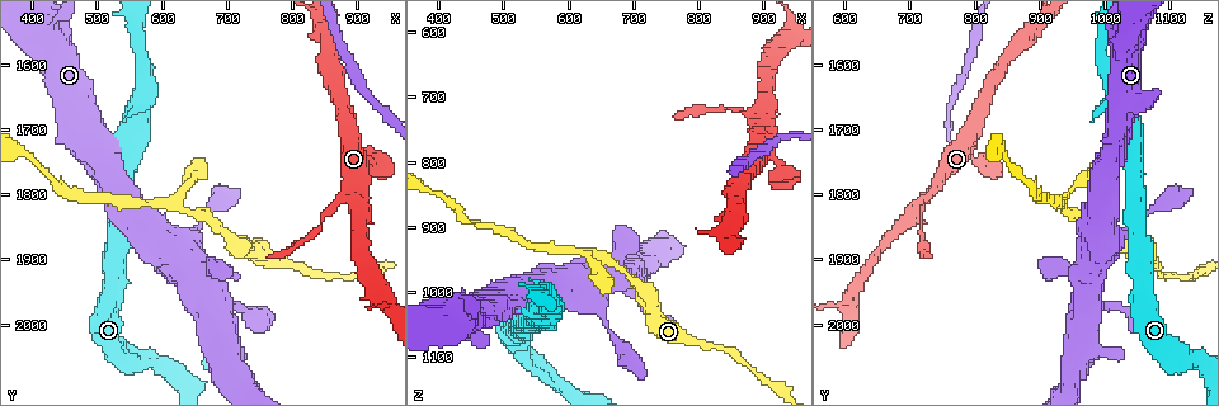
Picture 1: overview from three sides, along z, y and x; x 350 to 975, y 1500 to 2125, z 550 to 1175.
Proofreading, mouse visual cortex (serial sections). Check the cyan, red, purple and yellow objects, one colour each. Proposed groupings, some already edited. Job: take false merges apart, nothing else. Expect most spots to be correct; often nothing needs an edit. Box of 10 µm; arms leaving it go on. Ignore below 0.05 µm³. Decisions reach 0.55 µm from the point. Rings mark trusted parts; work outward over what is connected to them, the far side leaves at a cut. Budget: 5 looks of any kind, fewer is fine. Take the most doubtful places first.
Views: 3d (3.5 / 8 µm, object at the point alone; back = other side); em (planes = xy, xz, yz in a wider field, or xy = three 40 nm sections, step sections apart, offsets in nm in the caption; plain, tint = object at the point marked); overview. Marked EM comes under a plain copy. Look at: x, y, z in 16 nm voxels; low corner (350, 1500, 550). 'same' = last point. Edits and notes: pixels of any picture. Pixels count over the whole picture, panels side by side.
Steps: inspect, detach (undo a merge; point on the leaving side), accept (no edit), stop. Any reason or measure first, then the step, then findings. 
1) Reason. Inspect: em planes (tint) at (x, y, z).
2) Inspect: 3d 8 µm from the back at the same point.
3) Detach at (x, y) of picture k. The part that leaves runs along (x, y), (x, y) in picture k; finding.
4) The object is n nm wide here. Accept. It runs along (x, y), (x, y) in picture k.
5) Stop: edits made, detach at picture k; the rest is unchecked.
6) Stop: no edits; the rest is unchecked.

Arms part here. Inspect: 3d 8 µm at (560, 1550, 1000).

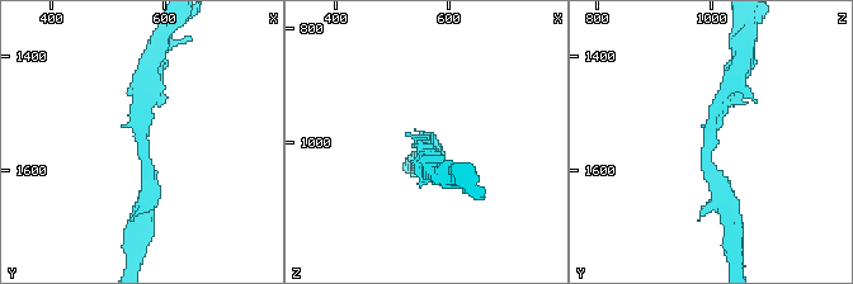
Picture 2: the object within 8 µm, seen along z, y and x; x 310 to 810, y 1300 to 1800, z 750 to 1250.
3 arms meet here; the arms are 150, 300, 300 nm wide. Inspect: em xy step 1 (tint) at the same point.

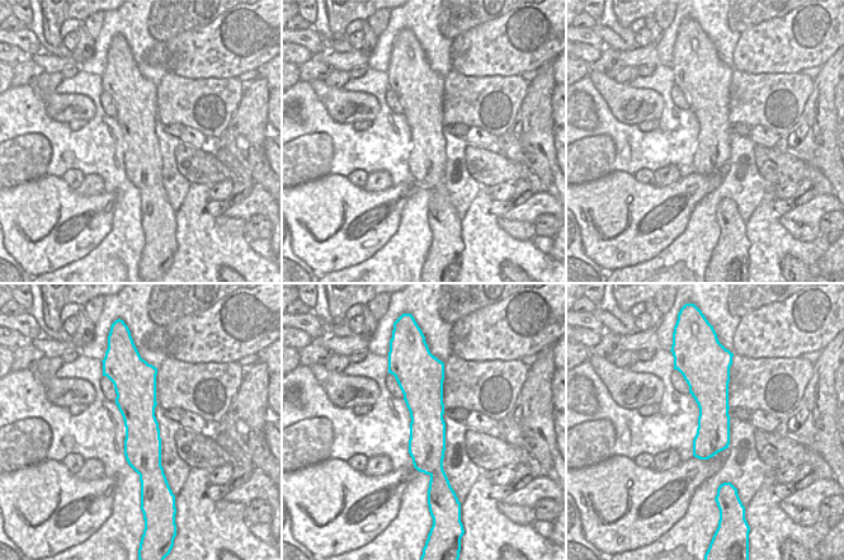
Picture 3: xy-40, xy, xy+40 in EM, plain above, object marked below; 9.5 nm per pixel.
Accept. It runs along (132, 371), (147, 480) in picture 3; one cell here.

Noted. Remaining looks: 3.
Three arms meet. Inspect: 3d 8 µm at (630, 1820, 935).

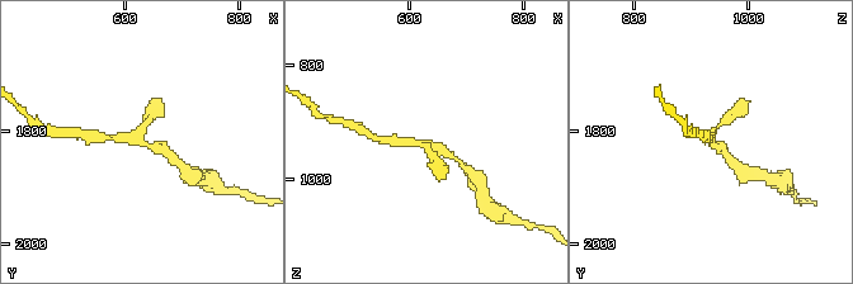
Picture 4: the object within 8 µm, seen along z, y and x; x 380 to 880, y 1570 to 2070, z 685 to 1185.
3 arms meet here; the arms are 200, 200, 250 nm wide; need the tissue. Inspect: em xy step 5 (tint) at the same point.

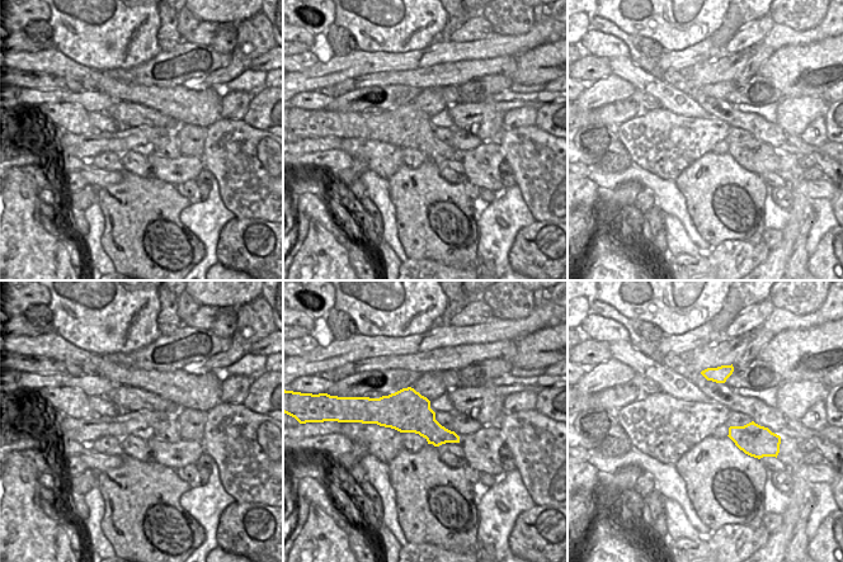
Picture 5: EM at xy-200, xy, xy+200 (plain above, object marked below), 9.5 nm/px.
The object is 400 nm wide here. Accept. It runs along (169, 155), (161, 146), (103, 136) in picture 4; all the same cell.

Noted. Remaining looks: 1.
Stop: no edits; the rest is unchecked.

